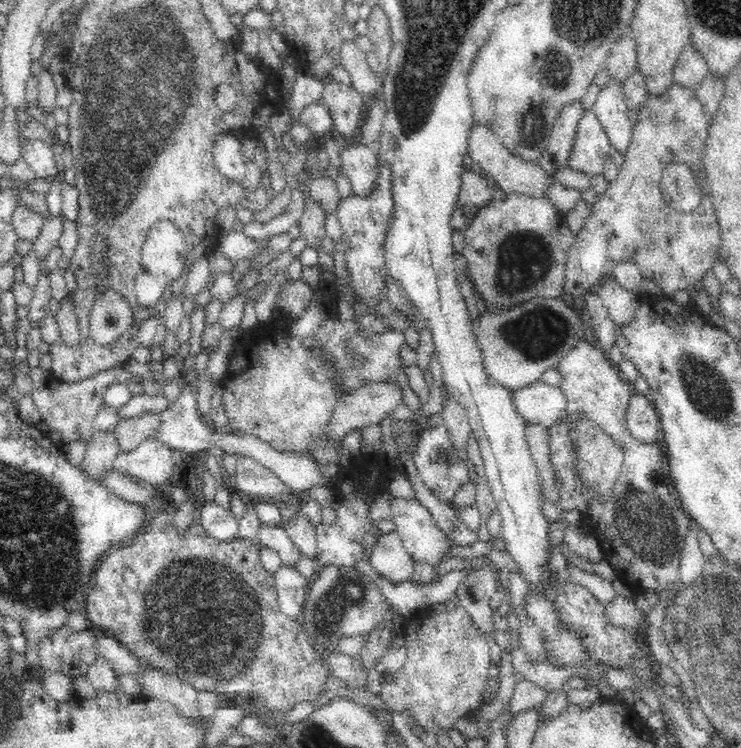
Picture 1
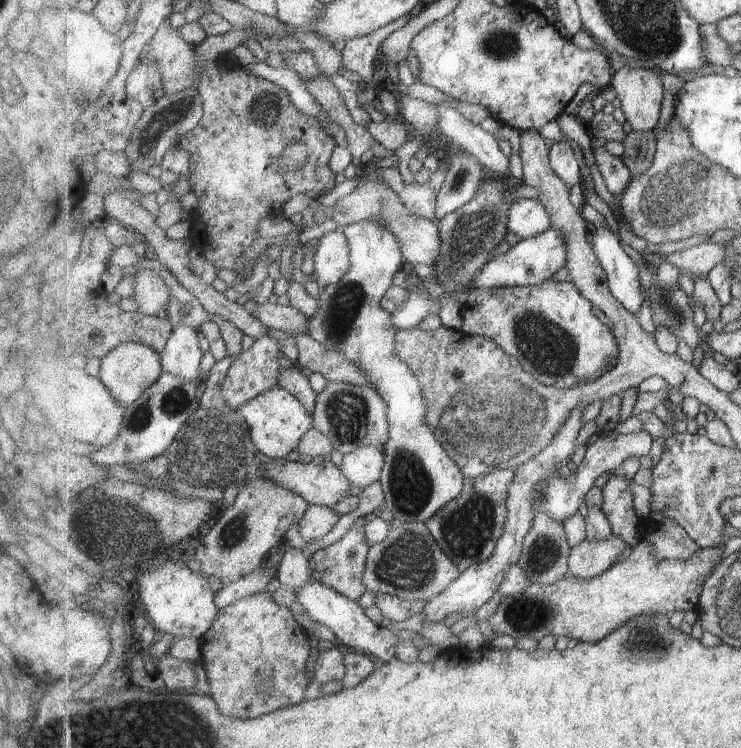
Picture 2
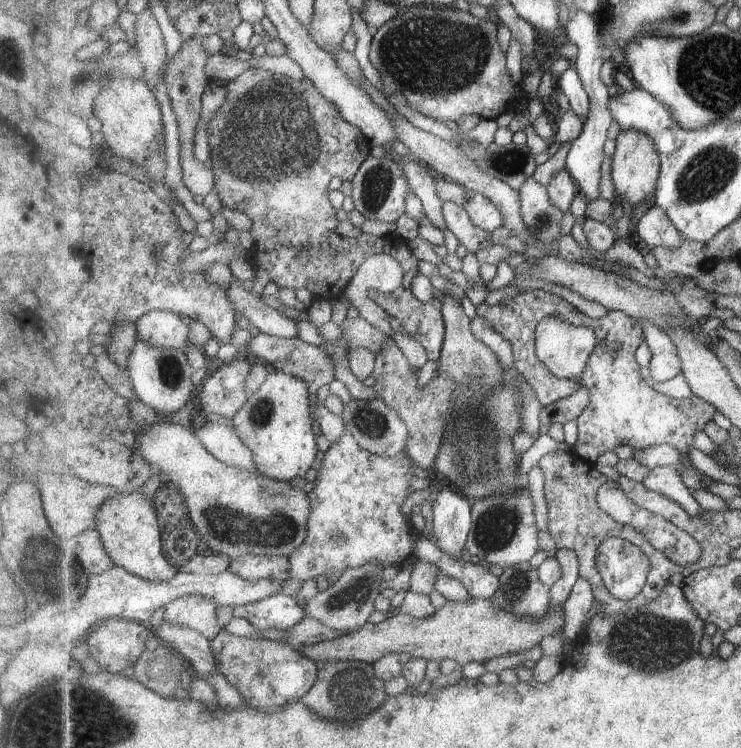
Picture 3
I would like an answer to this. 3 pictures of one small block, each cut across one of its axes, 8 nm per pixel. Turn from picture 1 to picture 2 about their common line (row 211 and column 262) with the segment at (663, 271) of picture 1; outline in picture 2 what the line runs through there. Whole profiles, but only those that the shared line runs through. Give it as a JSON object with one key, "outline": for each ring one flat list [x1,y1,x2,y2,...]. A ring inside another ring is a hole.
{"outline":[[272,593,241,598,219,609,213,628,203,636,201,658,211,696,225,716,257,719,306,700,313,679,307,674,311,642,288,607,279,606]]}

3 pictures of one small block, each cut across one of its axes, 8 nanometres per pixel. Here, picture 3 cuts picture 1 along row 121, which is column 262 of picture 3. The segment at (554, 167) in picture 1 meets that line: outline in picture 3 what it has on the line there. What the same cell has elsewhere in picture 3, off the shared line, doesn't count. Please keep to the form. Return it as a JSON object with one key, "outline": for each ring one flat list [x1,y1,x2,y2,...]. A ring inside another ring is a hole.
{"outline":[[247,555,232,559,229,571,238,573,245,580,289,580,290,558,287,556]]}

